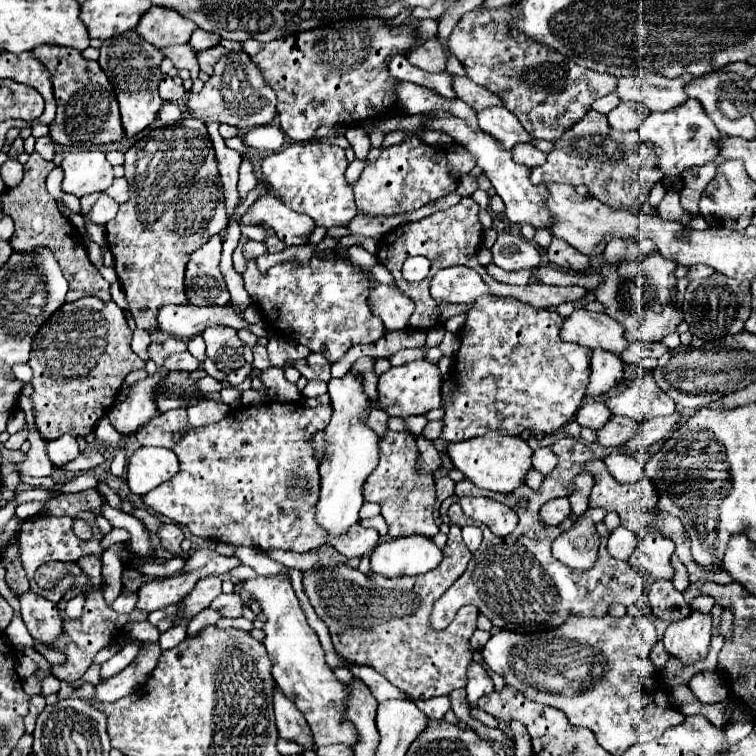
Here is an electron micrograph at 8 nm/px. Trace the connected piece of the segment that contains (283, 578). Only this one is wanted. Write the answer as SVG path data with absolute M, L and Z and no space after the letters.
M279 572L275 576L255 576L251 580L245 580L243 582L243 590L257 600L257 604L261 606L261 614L265 614L265 620L263 620L263 632L265 632L265 638L263 638L263 646L267 648L267 654L273 662L273 678L277 682L277 686L281 688L281 692L293 700L293 704L301 710L301 714L305 716L309 728L311 728L311 734L313 734L313 746L319 748L319 746L329 746L329 744L345 744L345 746L351 746L355 740L357 740L357 732L353 728L353 724L349 724L343 716L343 700L345 700L345 684L341 684L333 672L329 670L329 666L325 664L325 656L323 656L323 650L321 650L321 644L319 644L319 638L315 634L315 630L307 624L307 618L299 606L299 600L295 596L295 590L291 586L291 580L287 574Z

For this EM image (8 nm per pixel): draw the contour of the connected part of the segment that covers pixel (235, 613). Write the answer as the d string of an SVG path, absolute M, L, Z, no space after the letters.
M219 594L211 604L211 610L219 612L221 618L239 618L243 610L243 600L239 594Z

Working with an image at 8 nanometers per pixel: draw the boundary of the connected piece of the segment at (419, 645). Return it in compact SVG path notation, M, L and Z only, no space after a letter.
M453 496L441 502L441 520L447 522L451 530L439 568L427 574L401 578L383 578L377 574L365 576L359 570L339 564L335 568L321 568L313 574L305 572L303 576L303 588L309 602L317 616L327 624L335 650L359 666L375 668L413 700L447 696L455 688L465 688L467 668L473 660L469 638L477 630L479 610L475 606L459 608L445 630L435 630L429 624L433 604L465 572L471 560L471 552L461 540L461 528L447 518L447 510L453 502Z

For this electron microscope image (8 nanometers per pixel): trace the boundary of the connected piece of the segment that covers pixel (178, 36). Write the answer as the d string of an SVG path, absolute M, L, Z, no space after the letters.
M151 6L139 20L137 32L149 44L163 48L171 44L185 44L197 24L181 16L181 12L173 12L173 8L157 8Z

